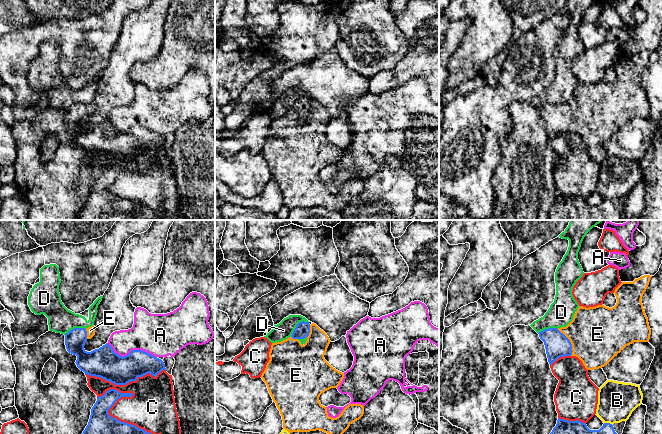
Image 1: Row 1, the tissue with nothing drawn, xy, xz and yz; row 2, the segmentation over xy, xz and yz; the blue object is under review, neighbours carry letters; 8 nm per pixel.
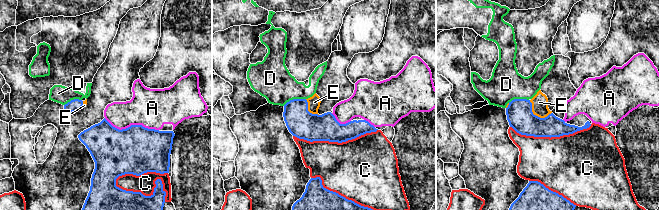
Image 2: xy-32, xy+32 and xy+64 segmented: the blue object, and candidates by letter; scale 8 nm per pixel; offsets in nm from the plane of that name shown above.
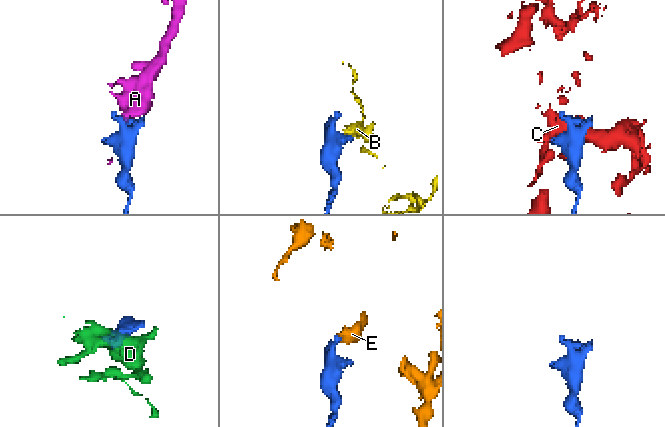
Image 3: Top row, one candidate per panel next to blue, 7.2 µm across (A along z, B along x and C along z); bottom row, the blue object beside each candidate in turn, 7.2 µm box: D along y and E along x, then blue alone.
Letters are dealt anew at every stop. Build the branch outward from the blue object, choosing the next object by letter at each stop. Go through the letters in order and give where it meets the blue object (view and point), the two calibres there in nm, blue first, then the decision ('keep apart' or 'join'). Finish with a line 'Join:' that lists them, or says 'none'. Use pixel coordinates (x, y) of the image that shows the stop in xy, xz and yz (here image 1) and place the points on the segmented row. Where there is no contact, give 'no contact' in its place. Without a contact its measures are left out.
A: contact xy (131, 351); calibres 240 and 340 nm; keep apart
B: contact yz (608, 423); calibres 110 and 300 nm; keep apart
C: contact xy (114, 402); calibres 180 and 300 nm; keep apart
D: contact xz (297, 325); calibres 120 and 140 nm; keep apart
E: contact yz (570, 342); calibres 200 and 440 nm; join
Join: E

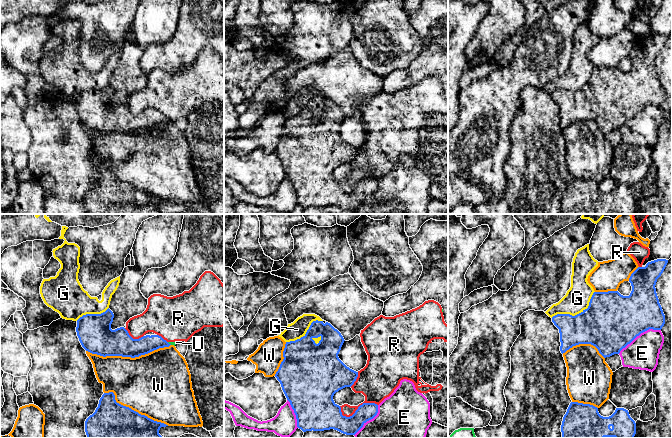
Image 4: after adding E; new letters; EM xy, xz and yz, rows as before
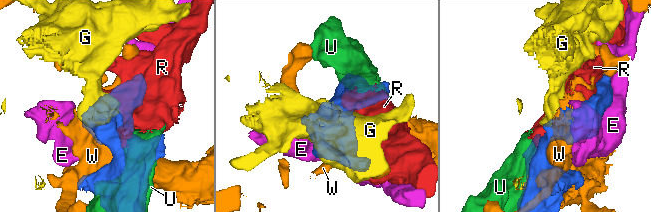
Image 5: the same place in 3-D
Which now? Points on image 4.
E: contact yz (639, 334); calibres 440 and 260 nm; keep apart
G: contact yz (577, 314); calibres 400 and 200 nm; keep apart
R: contact xz (356, 410); calibres 240 and 240 nm; keep apart
U: contact xy (168, 343); calibres 140 and 30 nm; keep apart
W: contact xy (128, 356); calibres 240 and 440 nm; keep apart
Join: none

